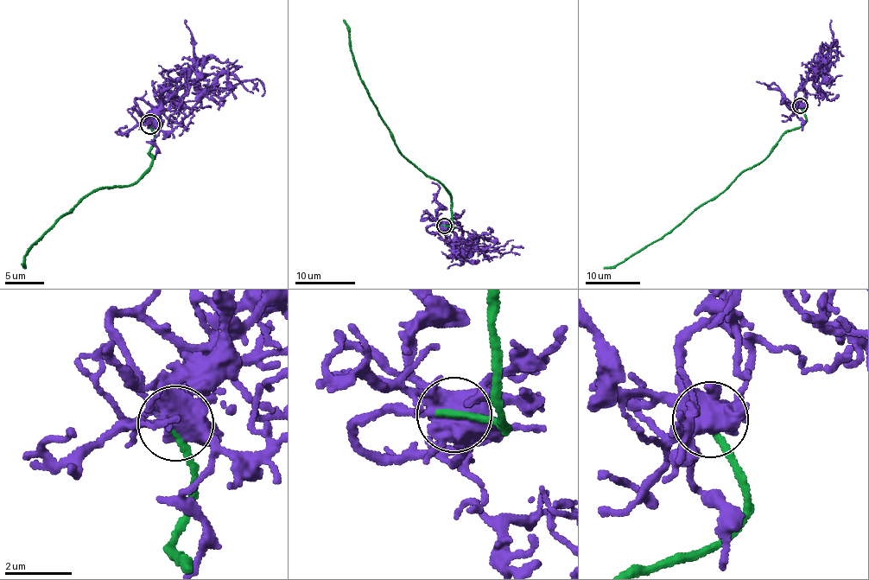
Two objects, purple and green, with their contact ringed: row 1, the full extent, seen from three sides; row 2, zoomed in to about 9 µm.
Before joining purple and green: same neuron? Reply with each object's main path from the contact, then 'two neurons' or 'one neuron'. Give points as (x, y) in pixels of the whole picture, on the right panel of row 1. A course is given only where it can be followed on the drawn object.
purple via (800, 105), (807, 94), (803, 86), (808, 80), (817, 81), (815, 78), (835, 60), (834, 50), (839, 60) | green via (800, 105), (805, 123), (785, 133), (766, 158), (746, 169), (654, 242), (613, 266), (604, 268) | one neuron

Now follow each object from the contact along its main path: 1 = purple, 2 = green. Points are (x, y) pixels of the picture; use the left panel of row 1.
1: (150, 124), (153, 111), (171, 95), (185, 102), (203, 92), (231, 89), (256, 79), (263, 86), (261, 96)
2: (149, 124), (155, 138), (149, 154), (154, 159), (133, 183), (104, 187), (82, 198), (58, 217), (22, 264)

